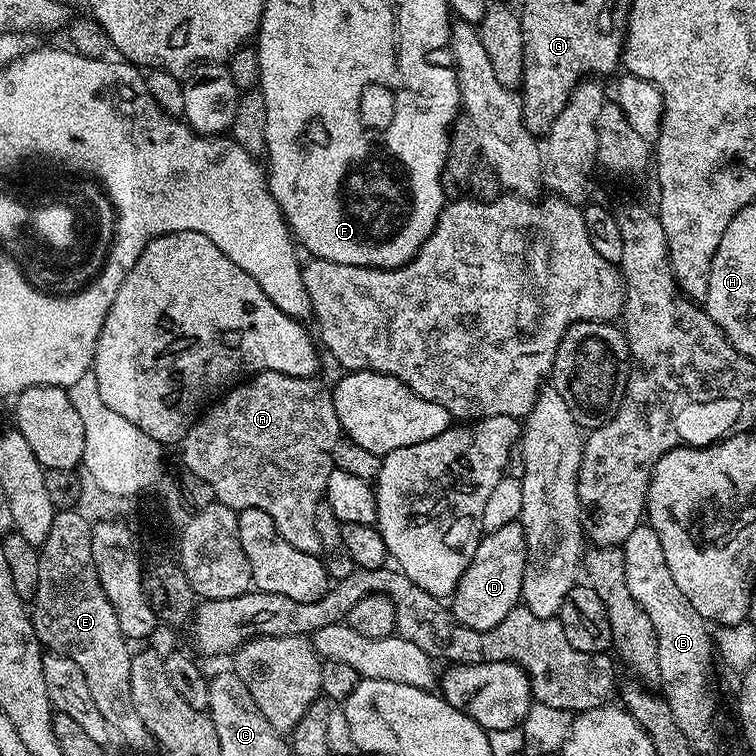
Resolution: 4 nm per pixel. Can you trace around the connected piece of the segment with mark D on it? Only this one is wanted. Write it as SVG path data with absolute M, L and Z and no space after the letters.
M519 522L481 535L474 558L470 566L466 566L456 591L450 597L450 611L457 622L470 630L490 630L498 626L498 622L521 603L520 591L527 561L526 534Z

